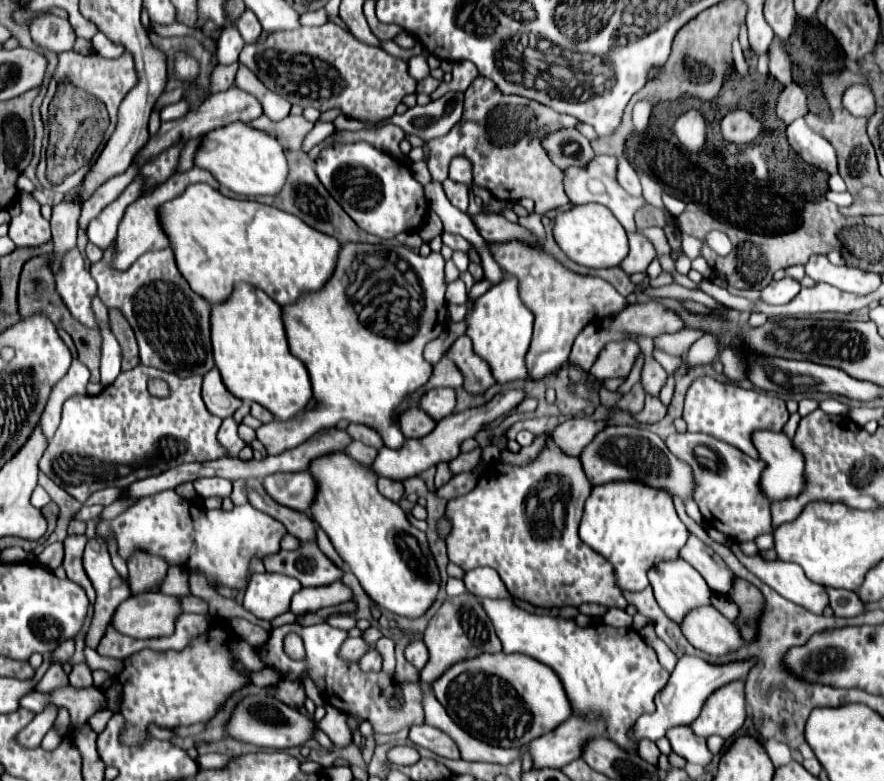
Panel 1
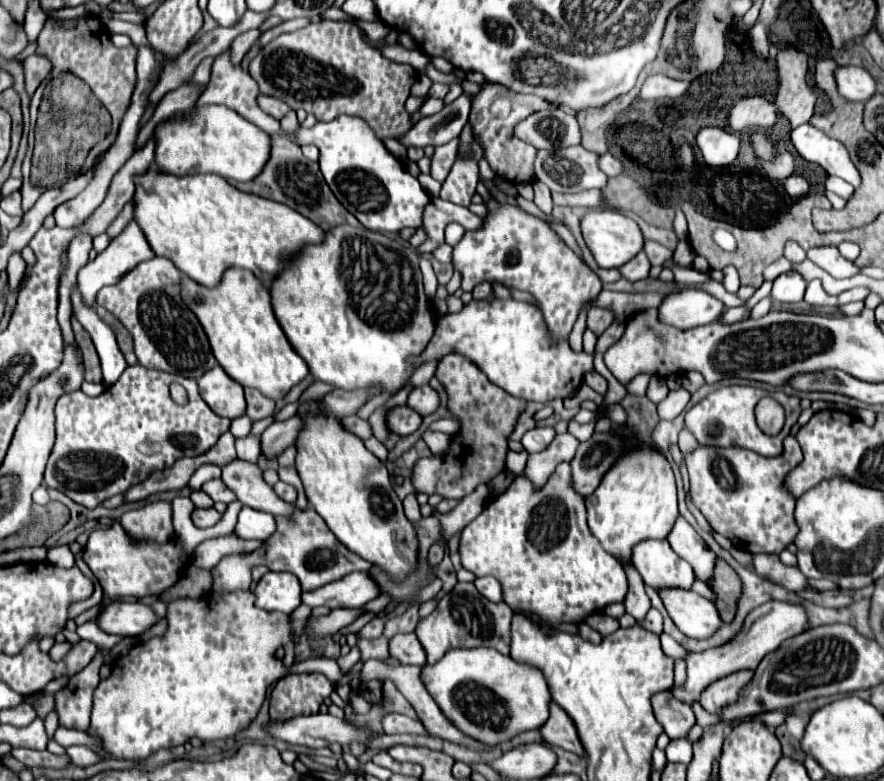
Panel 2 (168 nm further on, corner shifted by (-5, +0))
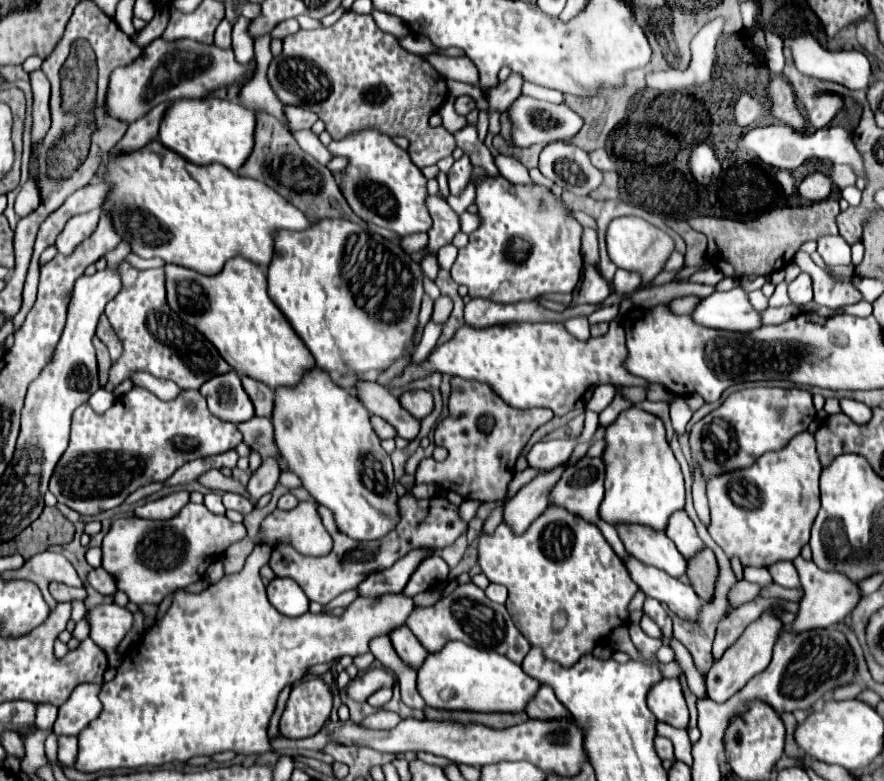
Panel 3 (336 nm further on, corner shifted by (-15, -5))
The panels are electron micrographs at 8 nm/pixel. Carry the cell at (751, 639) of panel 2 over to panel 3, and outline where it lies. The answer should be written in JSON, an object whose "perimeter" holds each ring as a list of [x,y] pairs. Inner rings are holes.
{"perimeter":[[[797,556],[793,560],[793,564],[803,582],[805,596],[803,596],[803,604],[797,612],[795,622],[791,626],[785,626],[785,628],[791,628],[791,632],[803,632],[803,630],[811,630],[811,628],[827,628],[833,622],[841,622],[841,620],[845,620],[845,616],[849,616],[853,612],[853,608],[861,600],[859,584],[849,580],[843,572],[823,572],[811,560],[803,560],[801,556]]]}

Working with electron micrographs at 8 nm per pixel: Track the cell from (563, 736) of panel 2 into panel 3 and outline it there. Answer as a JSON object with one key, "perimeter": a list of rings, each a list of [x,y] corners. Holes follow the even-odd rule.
{"perimeter":[[[541,684],[537,694],[529,700],[529,704],[525,706],[525,712],[529,718],[541,718],[541,720],[547,720],[547,718],[569,718],[569,712],[567,708],[563,708],[563,704],[557,700],[555,692],[551,686],[547,684]]]}

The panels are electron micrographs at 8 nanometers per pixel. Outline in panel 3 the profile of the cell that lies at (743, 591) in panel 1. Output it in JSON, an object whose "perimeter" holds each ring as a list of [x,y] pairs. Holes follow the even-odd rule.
{"perimeter":[[[709,548],[699,550],[697,556],[687,560],[687,576],[691,580],[695,594],[701,600],[709,602],[713,596],[715,576],[717,576],[717,562],[715,562],[715,556]]]}

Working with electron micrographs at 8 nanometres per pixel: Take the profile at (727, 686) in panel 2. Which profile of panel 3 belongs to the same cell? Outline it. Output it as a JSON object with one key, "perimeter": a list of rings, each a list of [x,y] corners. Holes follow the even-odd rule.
{"perimeter":[[[767,608],[755,622],[751,622],[745,632],[737,638],[737,642],[719,658],[715,660],[715,664],[711,666],[709,674],[707,674],[707,696],[715,702],[725,702],[729,700],[735,692],[739,692],[747,680],[751,680],[751,676],[763,672],[763,668],[767,668],[767,664],[771,662],[771,650],[773,644],[779,636],[779,630],[783,626],[783,622],[777,616],[777,610],[781,608]]]}

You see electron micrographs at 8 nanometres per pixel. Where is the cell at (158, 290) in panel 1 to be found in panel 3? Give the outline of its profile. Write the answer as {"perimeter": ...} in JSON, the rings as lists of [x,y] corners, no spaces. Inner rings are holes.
{"perimeter":[[[123,260],[119,264],[119,274],[123,286],[107,304],[105,314],[123,344],[123,354],[117,362],[113,362],[105,390],[113,392],[115,386],[135,372],[149,372],[155,378],[173,380],[181,390],[197,390],[205,380],[231,370],[231,366],[221,358],[215,346],[205,340],[203,334],[181,322],[179,316],[167,308],[163,268],[137,270]]]}

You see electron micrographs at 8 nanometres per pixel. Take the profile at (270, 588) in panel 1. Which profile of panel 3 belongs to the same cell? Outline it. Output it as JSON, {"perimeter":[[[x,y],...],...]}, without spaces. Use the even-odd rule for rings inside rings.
{"perimeter":[[[273,578],[267,586],[267,598],[285,616],[299,616],[309,610],[309,598],[291,578]]]}

